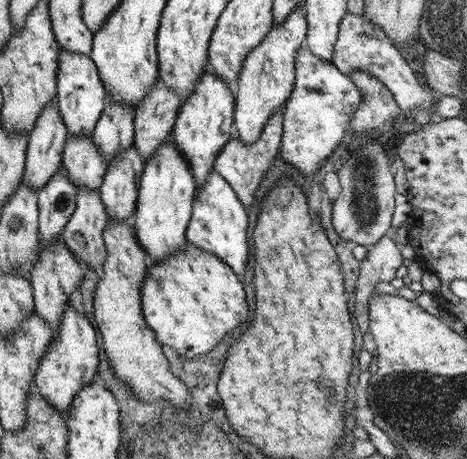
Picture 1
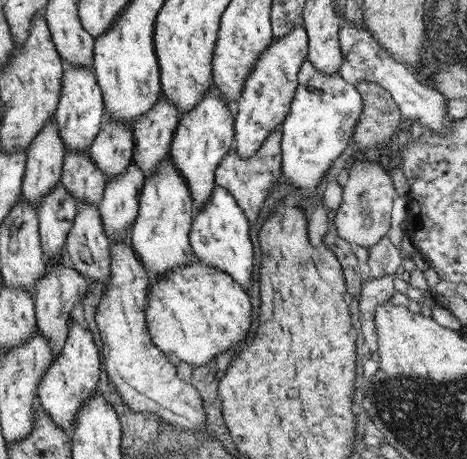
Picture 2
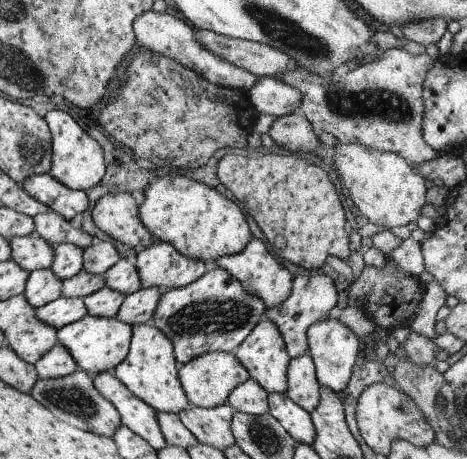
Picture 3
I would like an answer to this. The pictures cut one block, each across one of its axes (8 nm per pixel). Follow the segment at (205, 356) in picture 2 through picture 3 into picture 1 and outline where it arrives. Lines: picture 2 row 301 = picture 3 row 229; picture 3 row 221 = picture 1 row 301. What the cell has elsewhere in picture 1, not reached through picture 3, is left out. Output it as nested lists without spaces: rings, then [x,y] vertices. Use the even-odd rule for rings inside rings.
[[[185,242],[185,246],[179,246],[179,250],[173,250],[171,254],[153,260],[147,266],[145,278],[141,282],[141,304],[143,304],[143,316],[151,326],[151,332],[157,334],[157,342],[163,344],[165,348],[175,350],[177,356],[185,360],[211,354],[215,344],[231,328],[239,326],[247,318],[245,292],[241,290],[241,282],[231,270],[231,266],[211,250],[203,250],[193,242]]]

